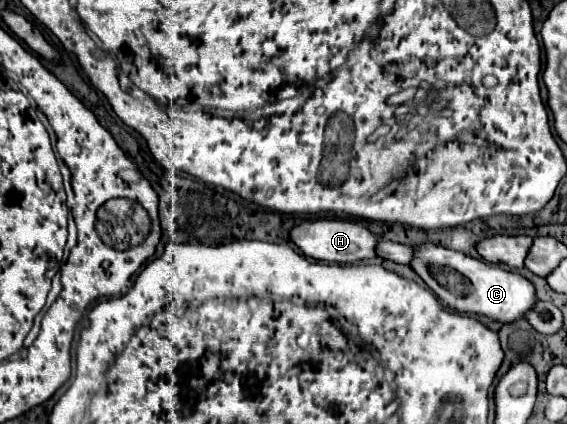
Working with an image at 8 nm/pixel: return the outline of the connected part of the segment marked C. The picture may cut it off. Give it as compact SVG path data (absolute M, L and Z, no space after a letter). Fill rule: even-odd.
M424 243L414 247L414 257L408 263L418 277L440 297L442 305L460 313L486 315L500 323L512 323L536 303L534 285L518 273L510 273L502 267L482 263L470 255L452 251L442 245Z

